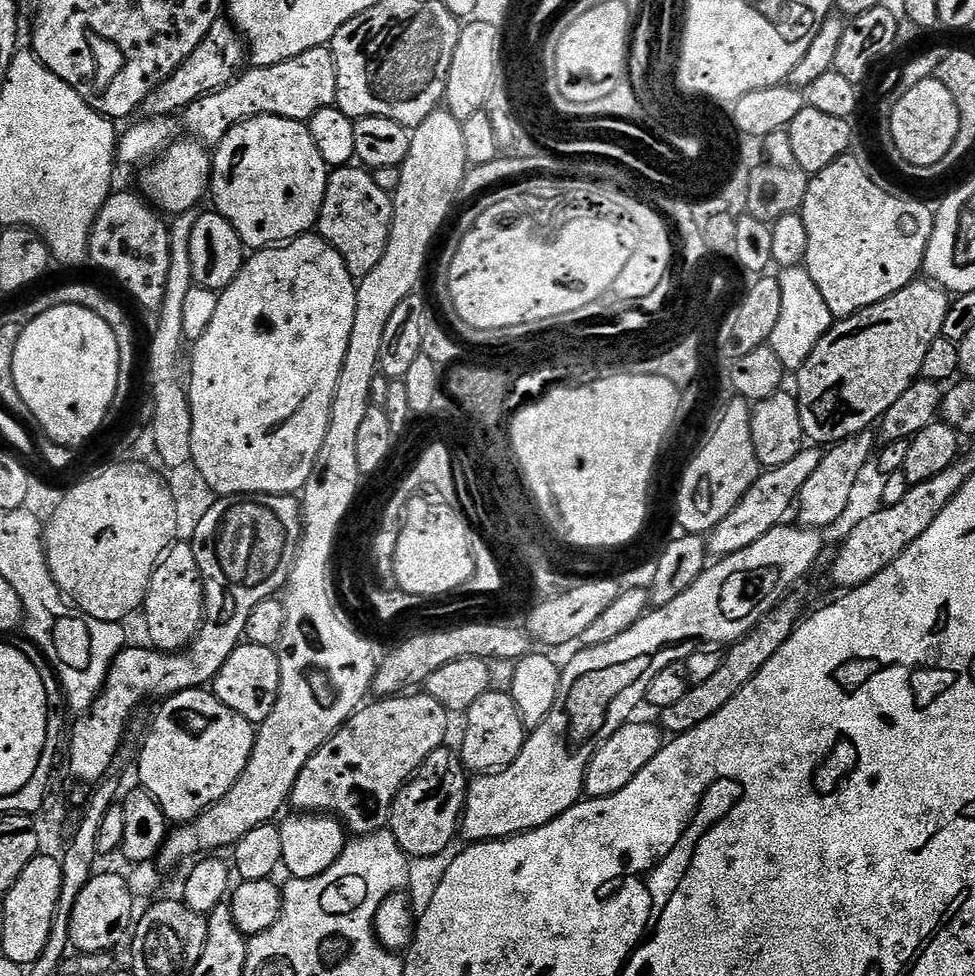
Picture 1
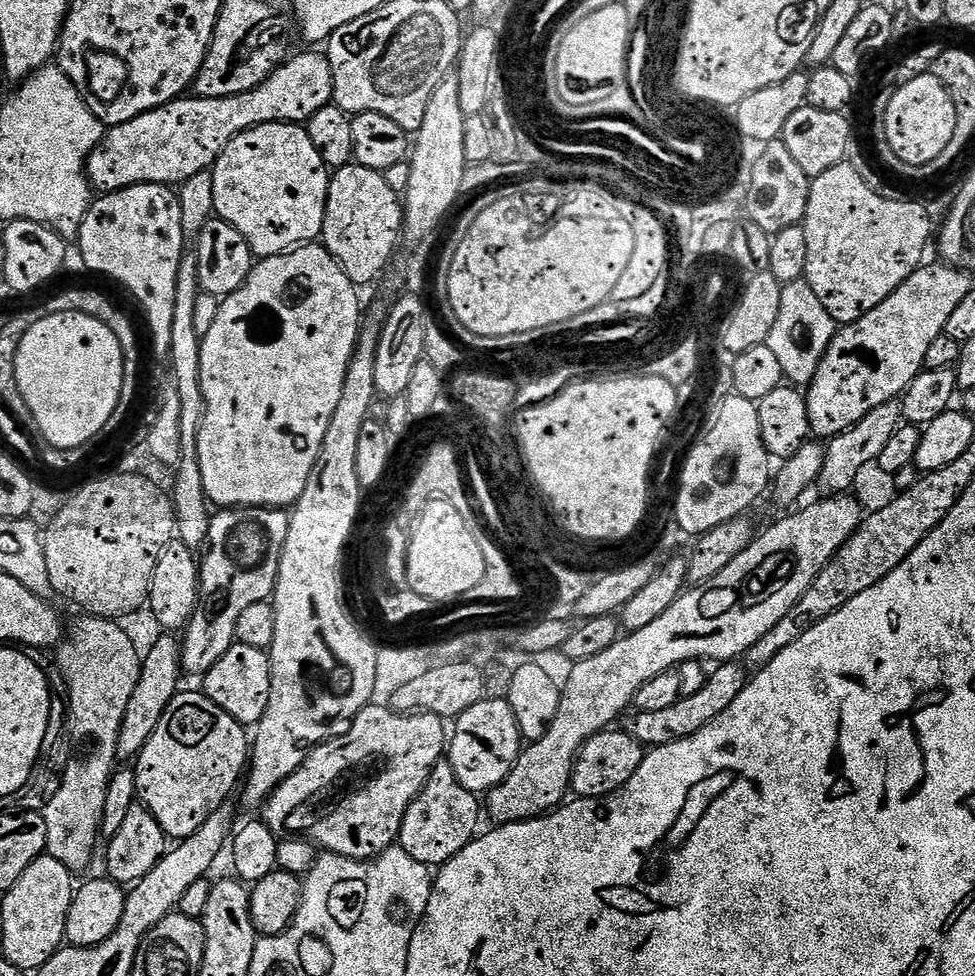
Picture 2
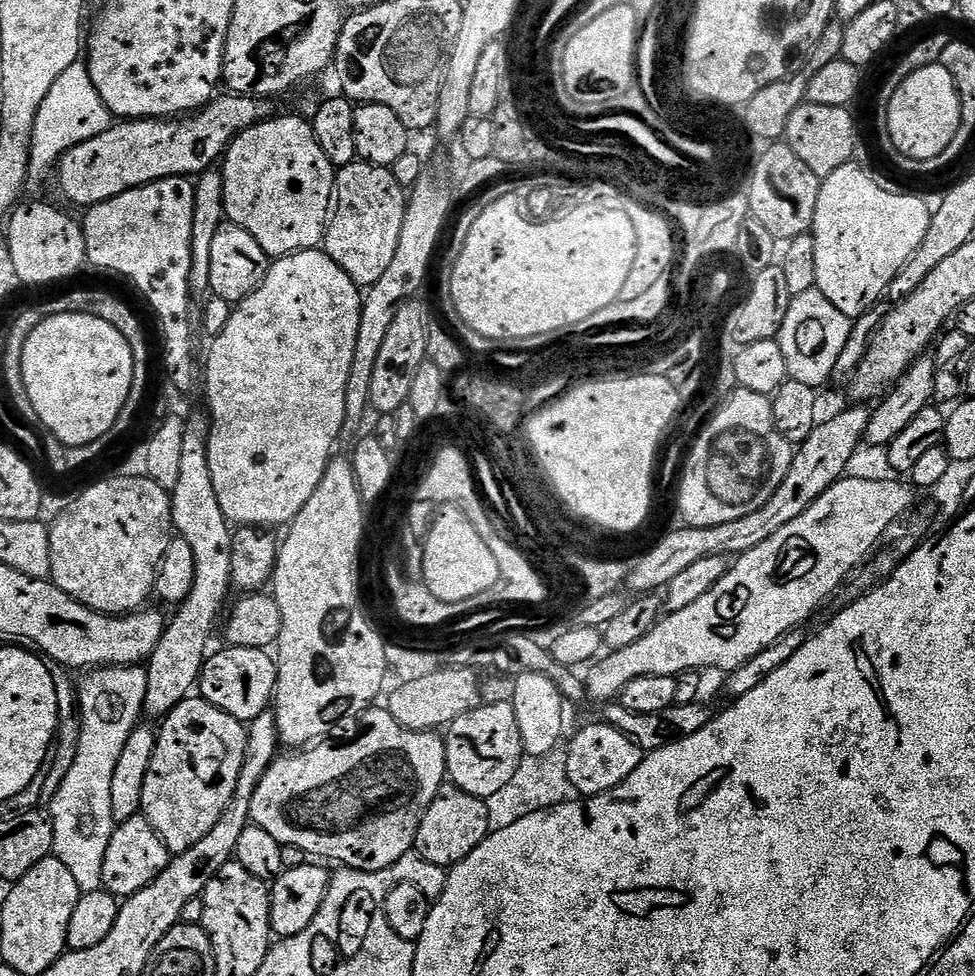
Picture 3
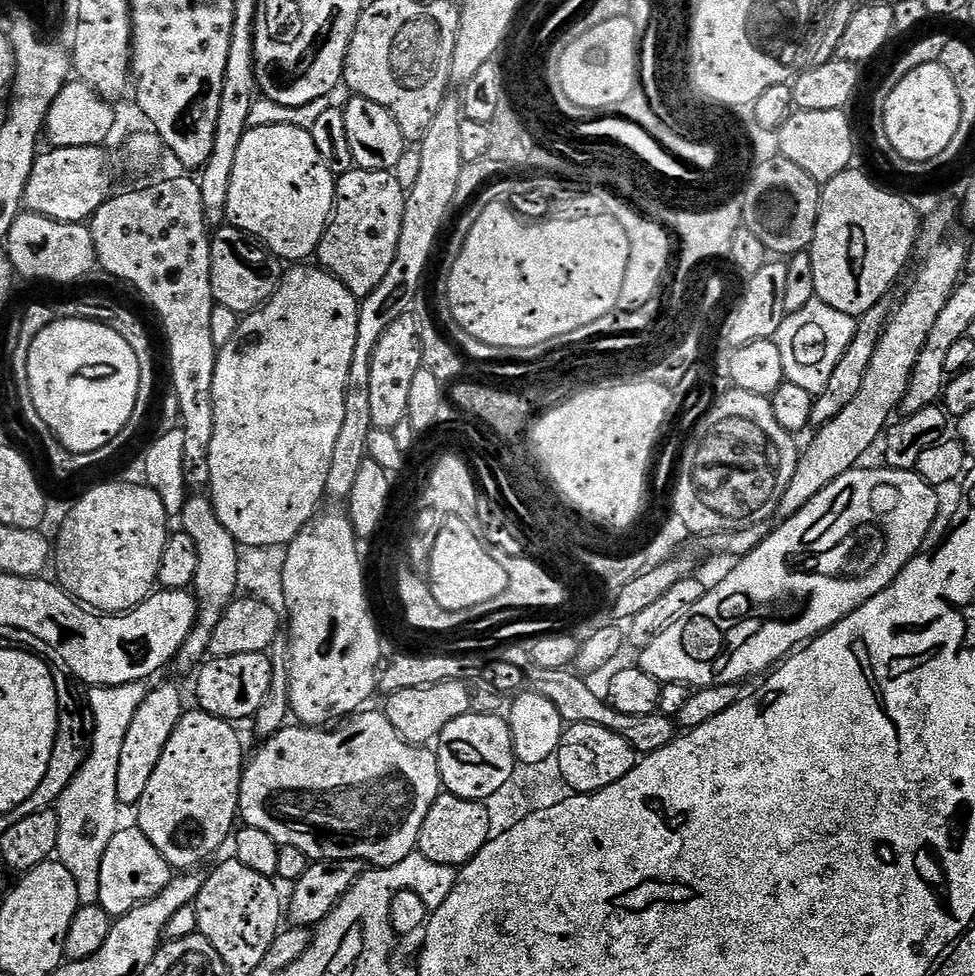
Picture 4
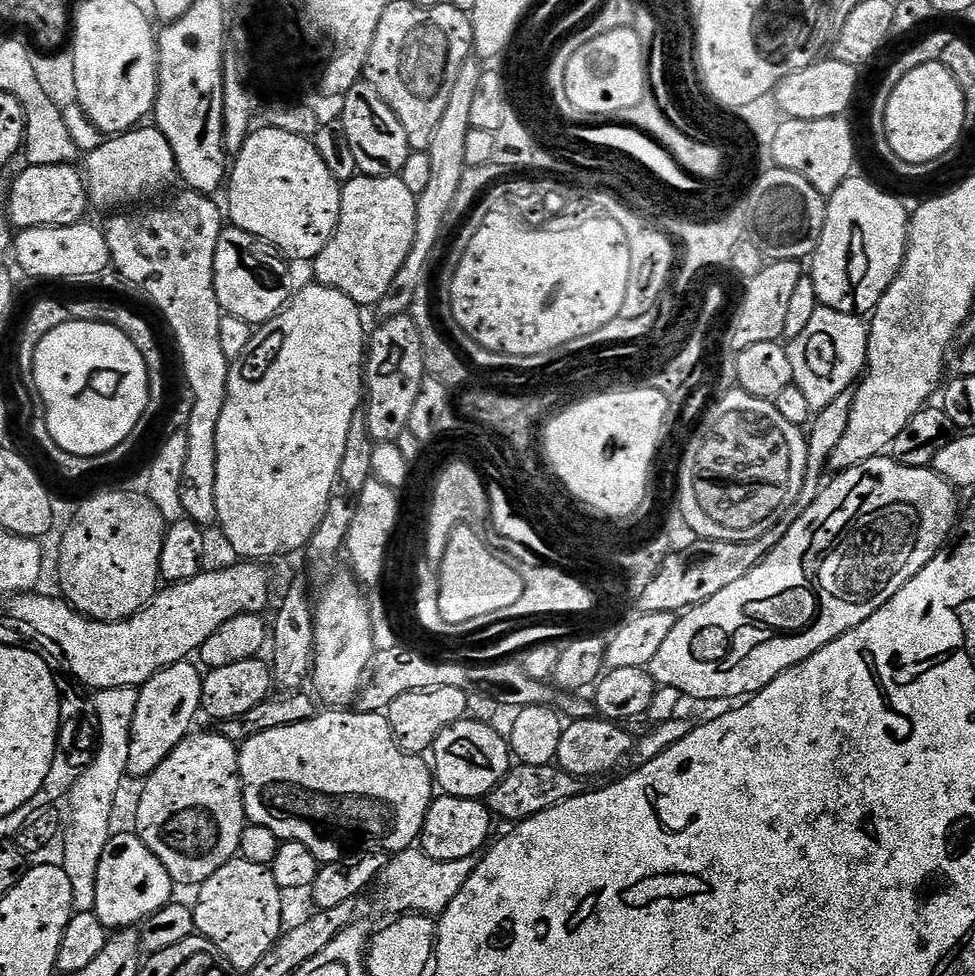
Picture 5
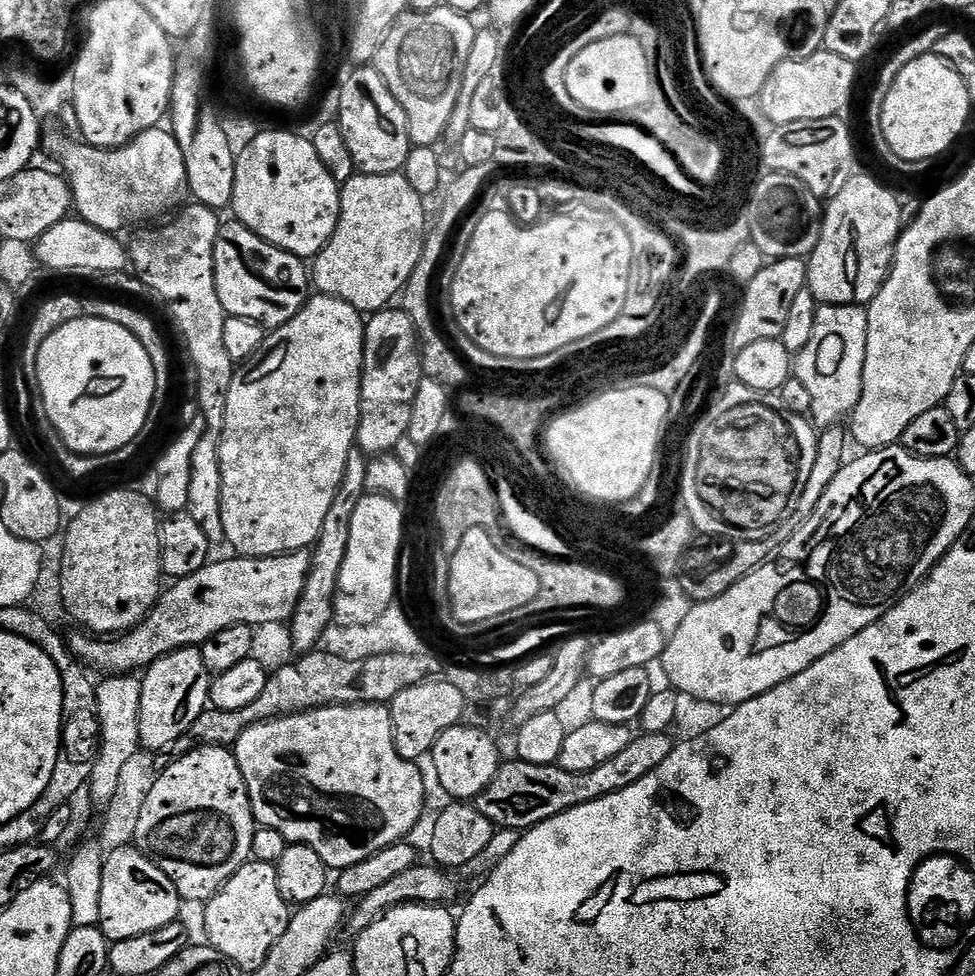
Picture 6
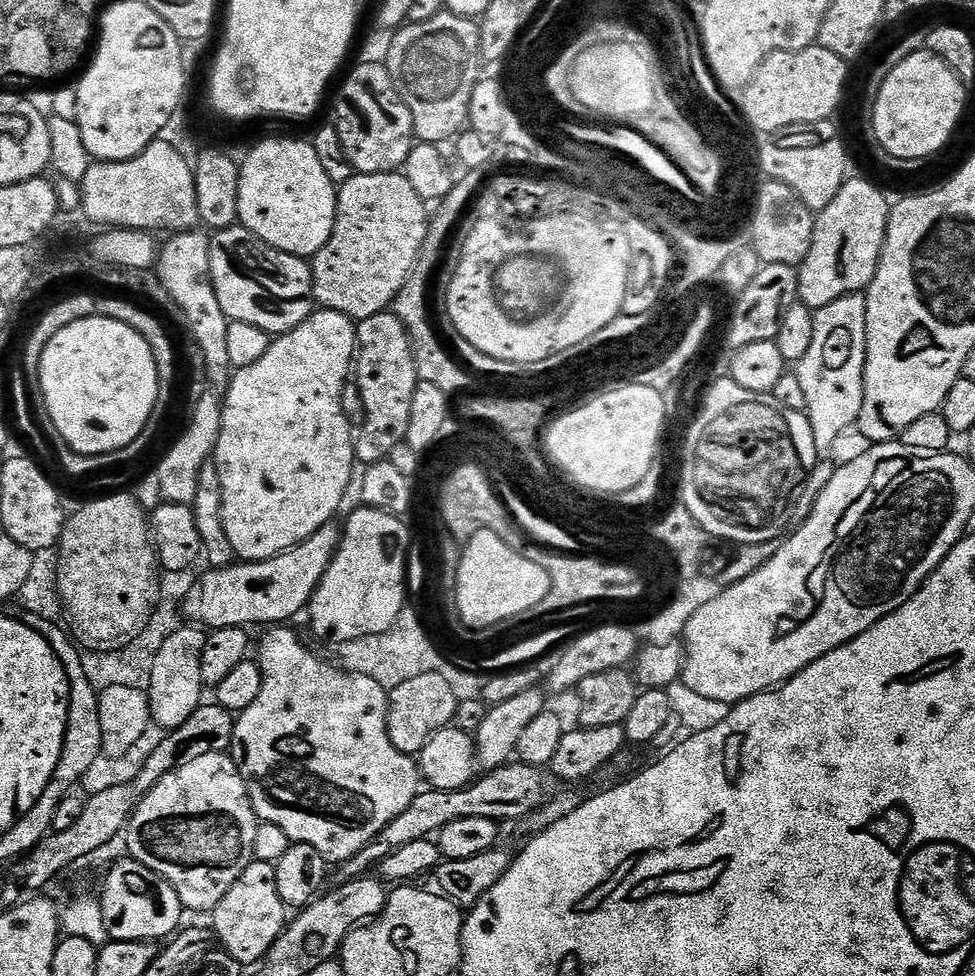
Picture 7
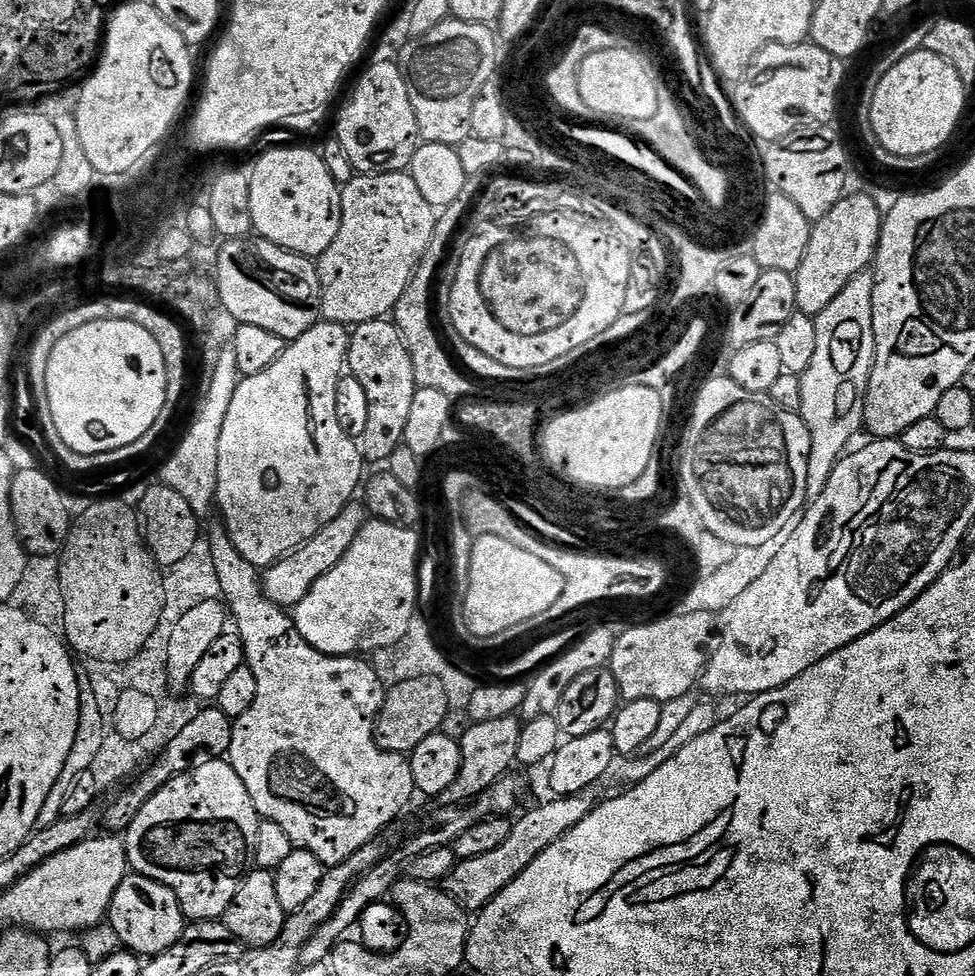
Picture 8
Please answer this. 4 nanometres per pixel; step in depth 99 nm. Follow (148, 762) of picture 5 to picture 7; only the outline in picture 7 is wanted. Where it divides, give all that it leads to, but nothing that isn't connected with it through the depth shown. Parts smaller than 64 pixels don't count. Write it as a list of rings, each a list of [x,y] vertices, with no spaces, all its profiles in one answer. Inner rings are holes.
[[[180,626],[170,634],[154,661],[150,686],[147,690],[152,719],[167,730],[182,726],[205,699],[206,685],[202,682],[202,650],[206,646],[206,632],[200,626]]]

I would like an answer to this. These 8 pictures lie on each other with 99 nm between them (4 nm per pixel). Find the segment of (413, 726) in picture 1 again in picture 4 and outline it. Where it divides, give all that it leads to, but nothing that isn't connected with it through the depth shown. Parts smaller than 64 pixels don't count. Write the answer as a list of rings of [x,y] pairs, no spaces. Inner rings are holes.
[[[361,710],[355,714],[349,715],[343,721],[341,728],[336,728],[333,732],[324,732],[320,726],[286,726],[278,734],[267,737],[264,744],[256,753],[251,753],[250,759],[245,763],[244,774],[240,778],[240,810],[239,819],[249,828],[266,830],[270,838],[274,838],[277,844],[283,846],[298,846],[302,854],[306,854],[309,861],[318,860],[362,860],[365,865],[375,866],[378,868],[389,868],[402,858],[406,858],[412,852],[417,851],[420,842],[420,831],[422,822],[426,822],[426,814],[430,814],[430,806],[440,796],[442,785],[440,782],[440,767],[436,761],[435,751],[431,747],[421,746],[419,744],[409,744],[404,737],[394,730],[394,726],[388,721],[388,717],[383,711],[368,712]]]

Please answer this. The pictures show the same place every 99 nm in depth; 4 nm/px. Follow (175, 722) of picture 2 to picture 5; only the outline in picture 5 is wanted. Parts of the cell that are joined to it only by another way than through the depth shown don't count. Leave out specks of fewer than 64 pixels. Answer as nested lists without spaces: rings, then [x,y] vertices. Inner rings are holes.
[[[219,731],[216,732],[200,732],[190,734],[183,740],[177,748],[170,753],[162,762],[162,766],[158,766],[152,775],[143,781],[140,789],[141,798],[138,802],[138,816],[136,835],[142,838],[142,842],[146,842],[146,846],[150,846],[150,850],[158,858],[158,862],[162,862],[162,866],[166,866],[166,870],[170,874],[173,885],[193,884],[199,886],[206,882],[206,878],[210,878],[210,874],[215,874],[218,870],[222,870],[222,866],[226,866],[226,862],[237,859],[240,843],[242,842],[242,834],[246,827],[246,817],[244,815],[244,790],[240,782],[240,758],[238,748],[233,741],[228,740]]]

